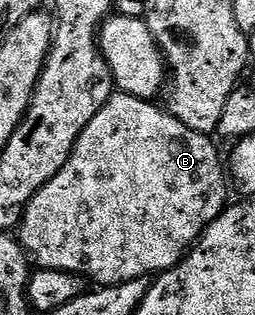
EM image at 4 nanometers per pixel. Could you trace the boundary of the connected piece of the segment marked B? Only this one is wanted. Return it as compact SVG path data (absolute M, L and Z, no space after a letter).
M113 92L110 96L110 100L106 100L106 104L102 104L102 108L98 112L98 116L94 116L94 120L90 120L90 124L86 124L86 128L82 132L82 136L78 136L78 140L74 144L74 152L70 156L70 160L66 160L66 164L62 168L62 172L58 172L58 176L54 176L54 180L50 180L44 185L40 191L38 191L33 198L30 199L28 205L24 207L24 219L20 221L18 227L18 241L21 246L24 247L29 259L37 267L45 270L61 270L62 272L70 272L71 274L79 274L81 278L87 280L89 283L95 284L97 287L103 288L105 286L121 286L124 282L130 280L138 280L139 278L148 278L149 276L159 276L164 273L165 270L169 270L171 266L177 266L179 262L184 258L184 255L195 246L197 240L204 235L204 229L208 227L213 220L221 212L223 212L229 205L230 199L228 199L228 186L230 190L230 182L226 177L226 162L220 159L220 150L212 143L213 139L209 135L202 132L194 132L194 128L186 128L186 124L182 124L173 114L169 114L167 109L156 107L155 101L147 98L135 98L129 94L122 94L119 92Z

